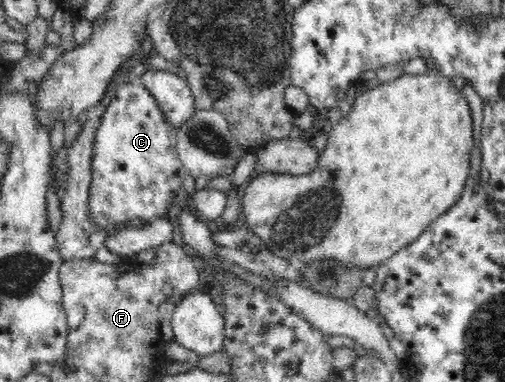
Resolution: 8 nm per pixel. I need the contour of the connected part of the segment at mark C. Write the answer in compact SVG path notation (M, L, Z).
M131 81L117 86L93 139L92 182L88 198L92 223L106 231L109 237L127 229L128 222L133 220L165 218L188 170L176 151L177 129L161 113L146 85Z

